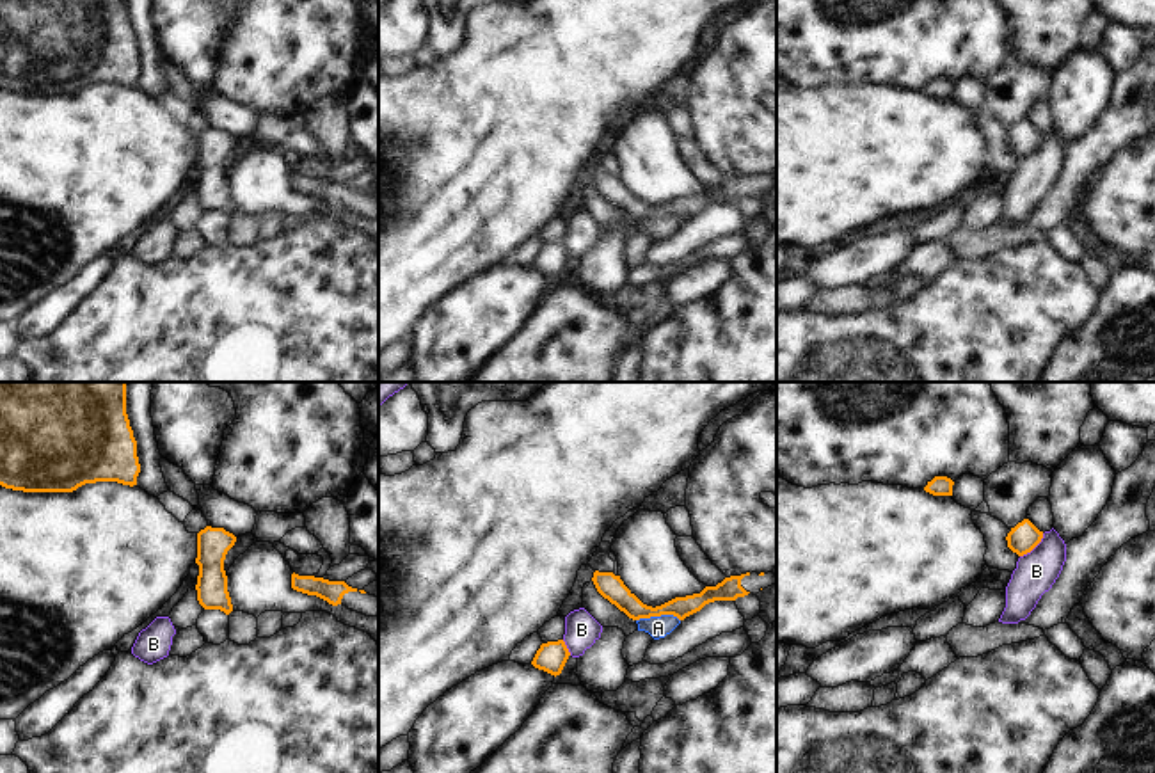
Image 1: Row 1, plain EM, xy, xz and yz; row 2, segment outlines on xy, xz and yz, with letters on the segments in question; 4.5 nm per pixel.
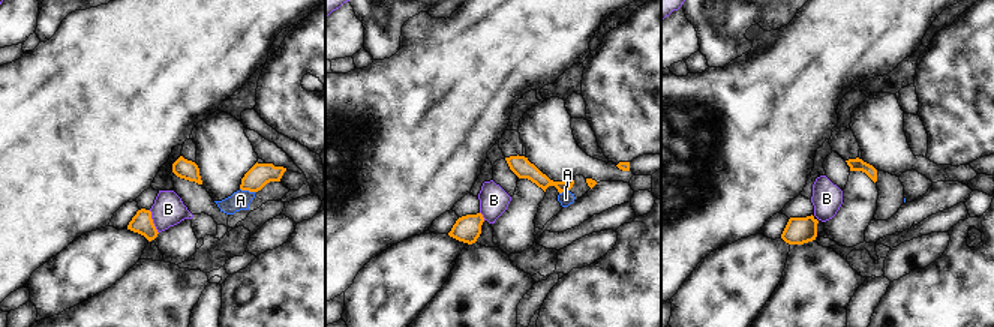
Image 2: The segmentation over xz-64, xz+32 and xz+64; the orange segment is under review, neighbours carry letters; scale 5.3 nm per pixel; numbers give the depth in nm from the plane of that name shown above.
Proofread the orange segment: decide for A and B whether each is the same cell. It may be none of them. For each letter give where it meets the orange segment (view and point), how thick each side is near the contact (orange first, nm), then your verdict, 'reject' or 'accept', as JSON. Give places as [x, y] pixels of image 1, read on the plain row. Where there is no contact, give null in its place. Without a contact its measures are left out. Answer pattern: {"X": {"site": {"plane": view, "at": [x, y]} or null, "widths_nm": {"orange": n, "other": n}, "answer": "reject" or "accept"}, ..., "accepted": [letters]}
{"A": {"site": {"plane": "xz", "at": [658, 217]}, "widths_nm": {"orange": 110, "other": 100}, "answer": "reject"}, "B": {"site": {"plane": "yz", "at": [1033, 150]}, "widths_nm": {"orange": 140, "other": 190}, "answer": "reject"}, "accepted": []}

